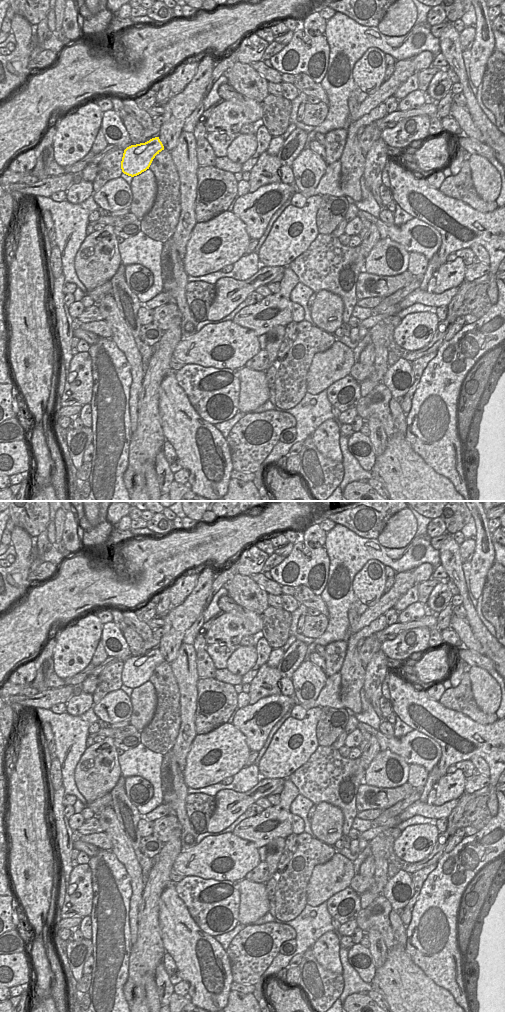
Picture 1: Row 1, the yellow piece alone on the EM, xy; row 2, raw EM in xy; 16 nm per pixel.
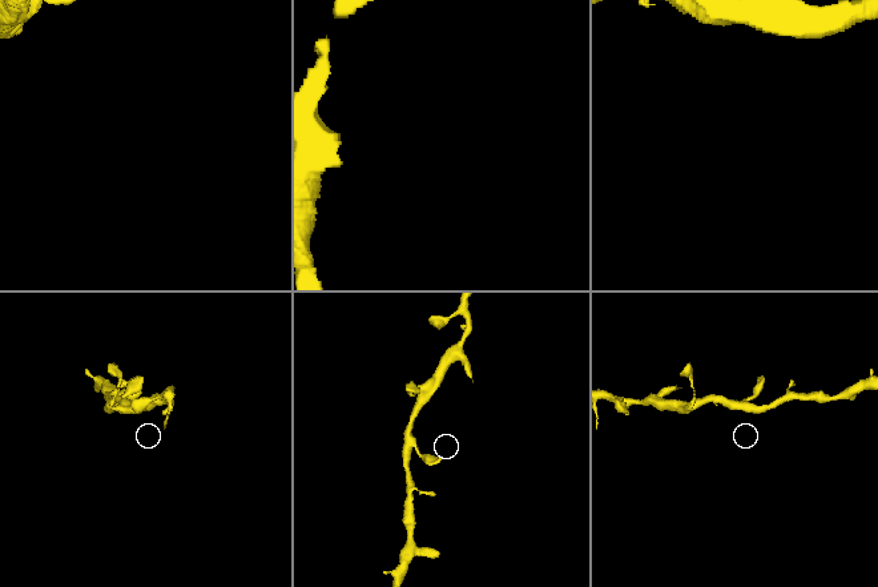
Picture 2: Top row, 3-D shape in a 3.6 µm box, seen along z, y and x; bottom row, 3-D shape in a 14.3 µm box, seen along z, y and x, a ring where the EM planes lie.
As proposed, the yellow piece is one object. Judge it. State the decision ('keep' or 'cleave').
keep

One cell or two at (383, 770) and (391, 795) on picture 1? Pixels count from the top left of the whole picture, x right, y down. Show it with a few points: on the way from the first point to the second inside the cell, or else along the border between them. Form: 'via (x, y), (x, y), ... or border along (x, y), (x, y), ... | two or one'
border along (406, 781), (395, 787), (374, 787), (365, 784) | two

